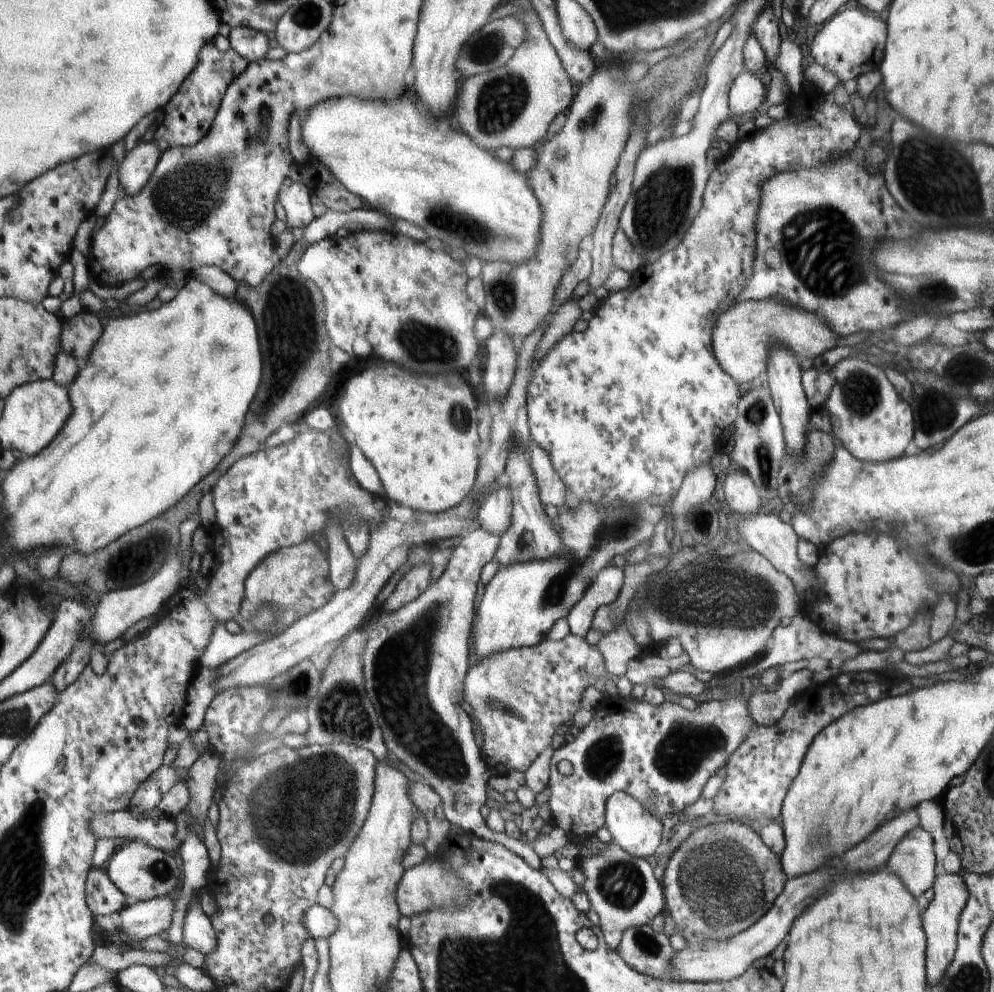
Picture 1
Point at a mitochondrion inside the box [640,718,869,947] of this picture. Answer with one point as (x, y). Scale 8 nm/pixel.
(722, 856)

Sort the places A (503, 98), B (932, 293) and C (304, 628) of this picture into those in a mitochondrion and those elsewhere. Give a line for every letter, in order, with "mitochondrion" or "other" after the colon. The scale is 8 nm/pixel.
A: mitochondrion
B: mitochondrion
C: other

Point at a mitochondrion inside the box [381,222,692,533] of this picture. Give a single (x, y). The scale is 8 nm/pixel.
(425, 344)

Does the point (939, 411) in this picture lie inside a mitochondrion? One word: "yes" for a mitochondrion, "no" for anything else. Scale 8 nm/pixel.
yes

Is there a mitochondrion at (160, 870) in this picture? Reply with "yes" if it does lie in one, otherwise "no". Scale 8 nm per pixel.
yes

